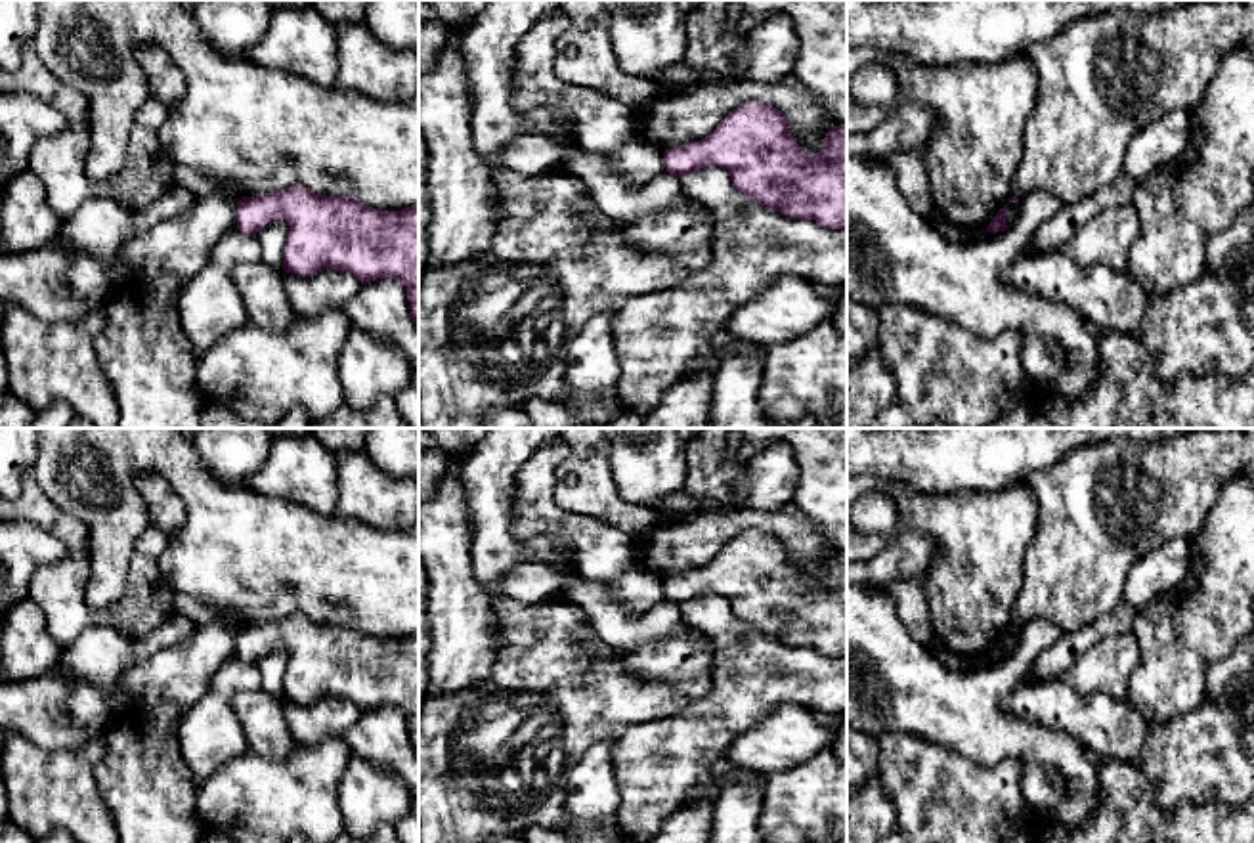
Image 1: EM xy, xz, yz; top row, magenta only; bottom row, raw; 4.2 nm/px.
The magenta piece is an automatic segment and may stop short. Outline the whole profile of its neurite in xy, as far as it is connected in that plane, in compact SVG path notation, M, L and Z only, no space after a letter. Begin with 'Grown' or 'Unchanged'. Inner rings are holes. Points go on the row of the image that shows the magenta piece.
Unchanged. M302 184L243 197L235 205L243 235L256 235L273 220L289 224L287 273L310 277L321 270L342 270L361 285L394 277L405 287L419 327L419 206L377 210L348 193L317 195Z

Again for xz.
Unchanged. M749 101L728 113L709 136L665 149L663 161L665 172L679 178L705 166L721 166L732 185L761 206L847 231L847 128L843 124L832 126L824 149L811 155L797 145L778 107Z

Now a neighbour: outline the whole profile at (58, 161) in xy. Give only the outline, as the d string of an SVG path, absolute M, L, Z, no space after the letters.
M69 122L52 138L34 141L27 159L31 170L46 187L46 199L59 220L69 220L92 197L97 185L84 172L88 155L88 122Z

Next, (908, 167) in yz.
M925 143L895 153L885 162L889 164L897 187L908 201L910 208L923 218L931 218L935 214L935 203L927 170Z

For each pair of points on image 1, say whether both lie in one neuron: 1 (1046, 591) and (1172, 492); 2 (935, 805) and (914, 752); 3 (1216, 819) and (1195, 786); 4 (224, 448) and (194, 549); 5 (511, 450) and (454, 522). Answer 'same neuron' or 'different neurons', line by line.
1: same neuron
2: same neuron
3: different neurons
4: different neurons
5: different neurons

